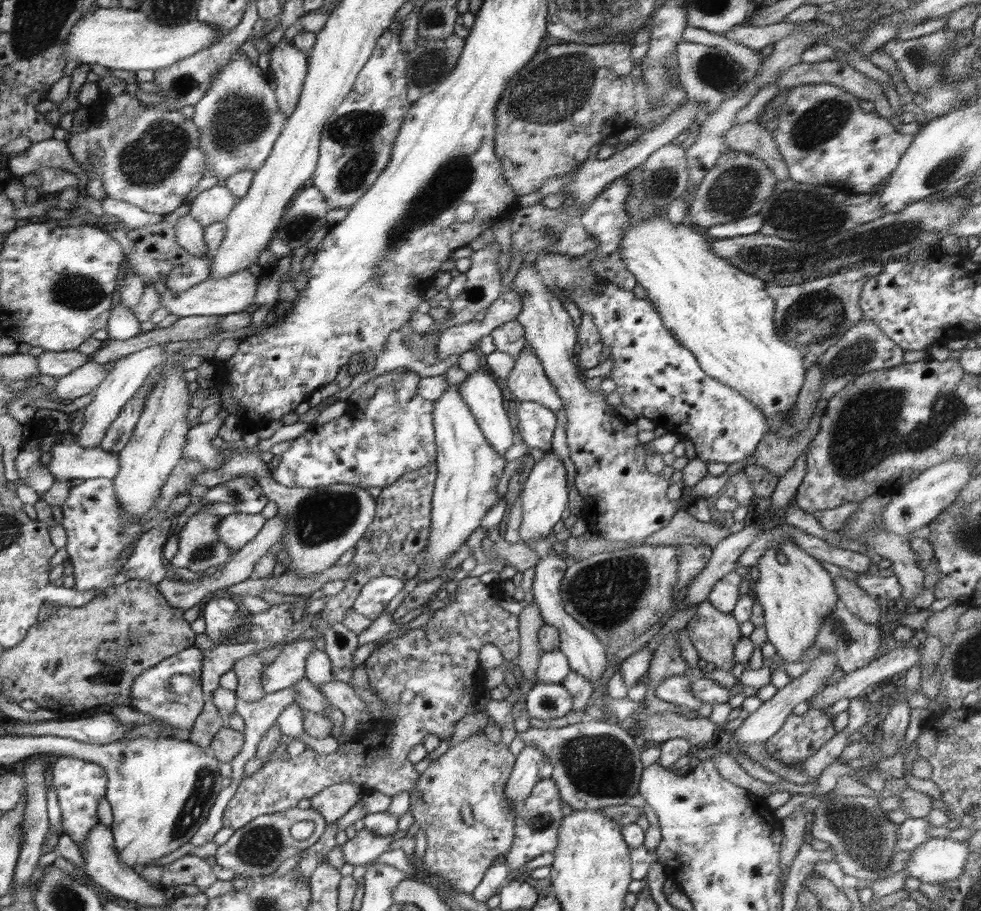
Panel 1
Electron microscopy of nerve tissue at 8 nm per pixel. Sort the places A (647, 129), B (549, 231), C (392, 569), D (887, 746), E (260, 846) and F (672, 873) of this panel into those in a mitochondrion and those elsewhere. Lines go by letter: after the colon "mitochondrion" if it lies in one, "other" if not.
A: other
B: mitochondrion
C: other
D: other
E: mitochondrion
F: other

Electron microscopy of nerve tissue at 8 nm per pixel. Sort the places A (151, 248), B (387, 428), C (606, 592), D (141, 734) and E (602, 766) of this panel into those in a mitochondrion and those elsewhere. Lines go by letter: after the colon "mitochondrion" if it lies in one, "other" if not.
A: other
B: mitochondrion
C: mitochondrion
D: other
E: mitochondrion

